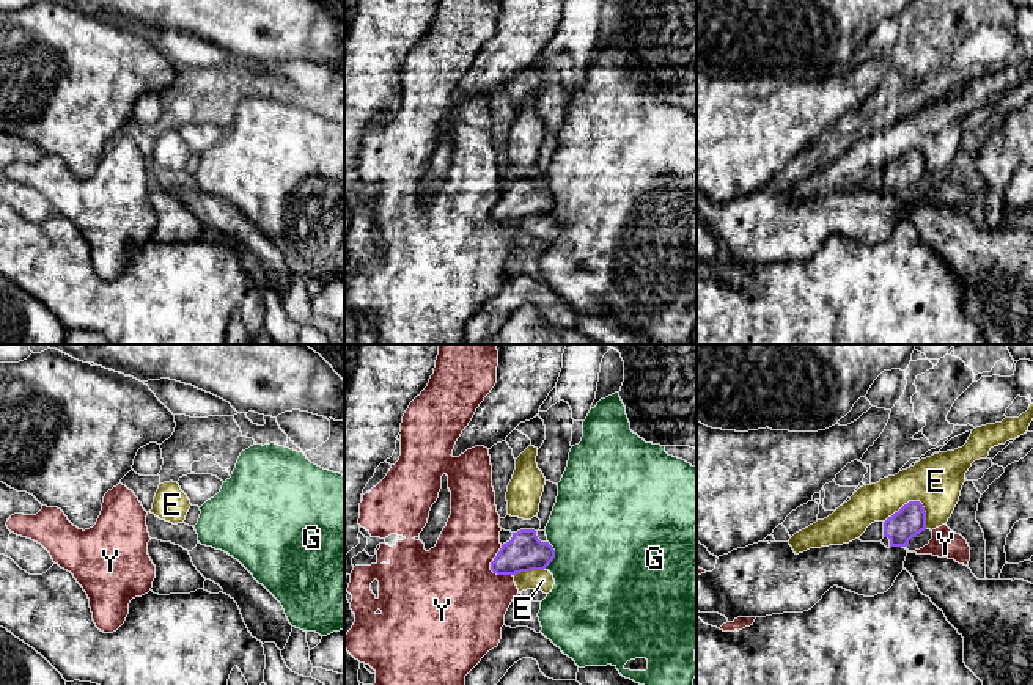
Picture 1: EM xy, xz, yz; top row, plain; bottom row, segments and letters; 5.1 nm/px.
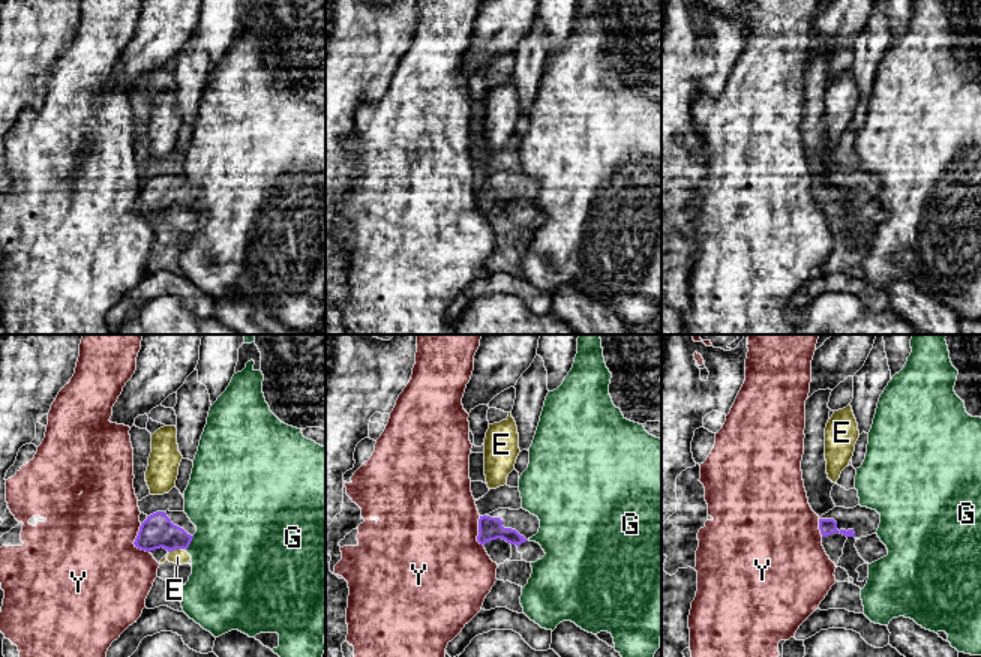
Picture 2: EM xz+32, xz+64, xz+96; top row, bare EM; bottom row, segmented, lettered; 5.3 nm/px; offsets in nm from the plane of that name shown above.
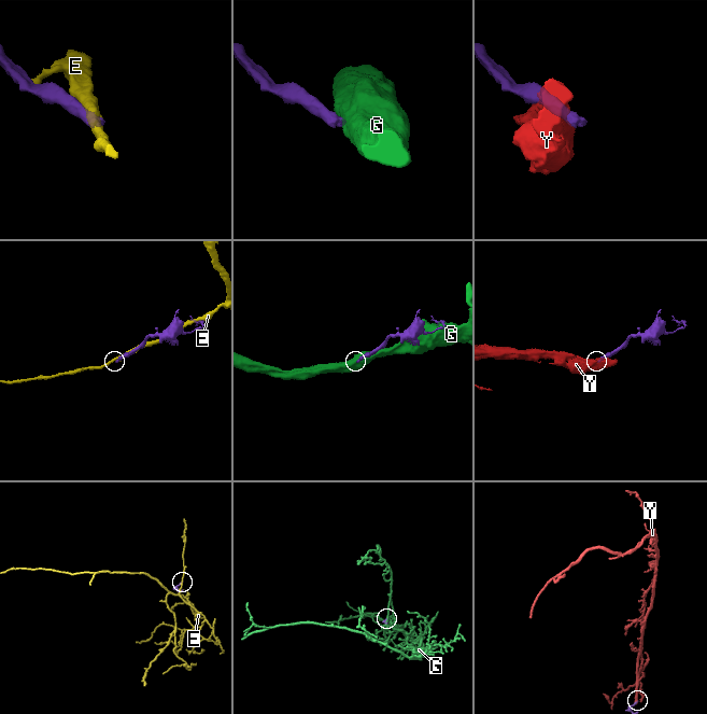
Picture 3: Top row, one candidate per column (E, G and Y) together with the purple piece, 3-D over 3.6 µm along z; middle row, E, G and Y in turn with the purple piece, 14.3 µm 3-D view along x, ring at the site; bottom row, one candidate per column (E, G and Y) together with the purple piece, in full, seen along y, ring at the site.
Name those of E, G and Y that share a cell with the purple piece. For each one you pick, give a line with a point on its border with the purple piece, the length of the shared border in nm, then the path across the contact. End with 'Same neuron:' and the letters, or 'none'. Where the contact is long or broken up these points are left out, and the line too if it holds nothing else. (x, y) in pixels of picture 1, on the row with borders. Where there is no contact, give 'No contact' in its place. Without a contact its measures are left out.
Same neuron: none

